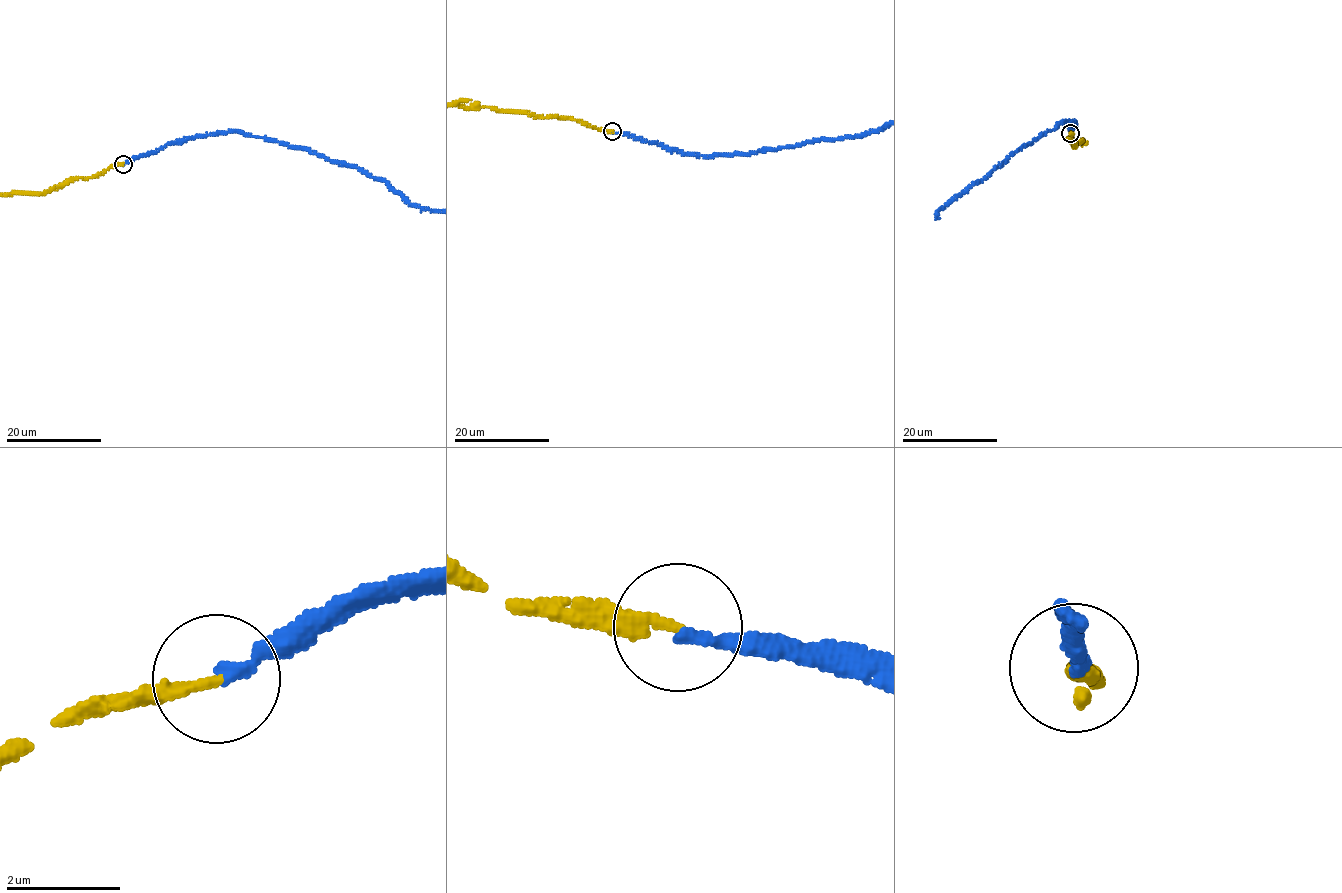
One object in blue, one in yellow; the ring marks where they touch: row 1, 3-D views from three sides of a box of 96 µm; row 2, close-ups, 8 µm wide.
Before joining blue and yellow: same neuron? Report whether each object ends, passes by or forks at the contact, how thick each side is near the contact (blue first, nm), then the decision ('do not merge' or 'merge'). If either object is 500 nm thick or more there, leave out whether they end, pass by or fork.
blue ends; yellow ends; calibres 220 and 200 nm; merge

